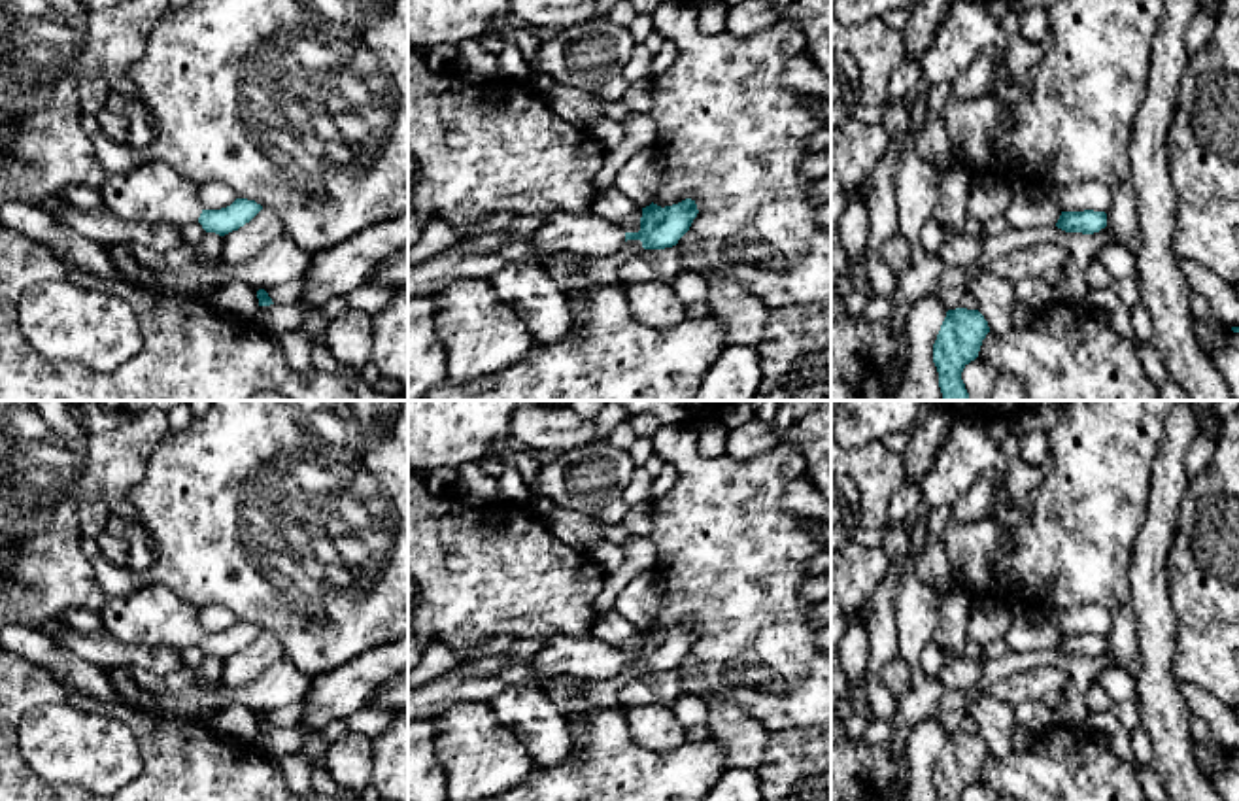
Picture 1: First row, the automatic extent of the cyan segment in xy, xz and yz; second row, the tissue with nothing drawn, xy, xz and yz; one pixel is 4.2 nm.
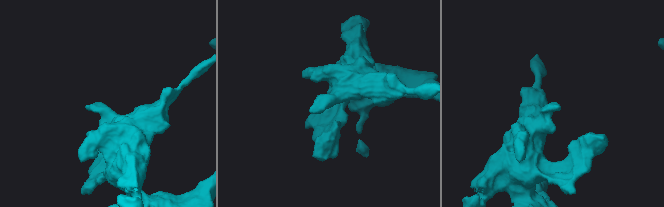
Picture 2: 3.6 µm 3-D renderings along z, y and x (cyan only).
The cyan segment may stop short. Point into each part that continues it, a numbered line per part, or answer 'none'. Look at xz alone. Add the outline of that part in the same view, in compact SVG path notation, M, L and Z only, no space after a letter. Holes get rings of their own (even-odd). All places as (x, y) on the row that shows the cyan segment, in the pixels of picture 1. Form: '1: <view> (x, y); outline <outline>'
1: xz (586, 233); outline M593 210L582 213L555 212L533 232L533 247L542 253L576 251L608 257L625 244L625 230Z

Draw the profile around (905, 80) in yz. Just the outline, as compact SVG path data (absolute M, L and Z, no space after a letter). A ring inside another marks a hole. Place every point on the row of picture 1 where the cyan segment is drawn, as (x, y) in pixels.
M903 57L903 60L893 68L888 83L890 100L907 100L922 87L922 59Z

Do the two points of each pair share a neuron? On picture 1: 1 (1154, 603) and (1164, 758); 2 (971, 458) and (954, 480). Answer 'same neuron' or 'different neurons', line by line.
1: same neuron
2: same neuron

